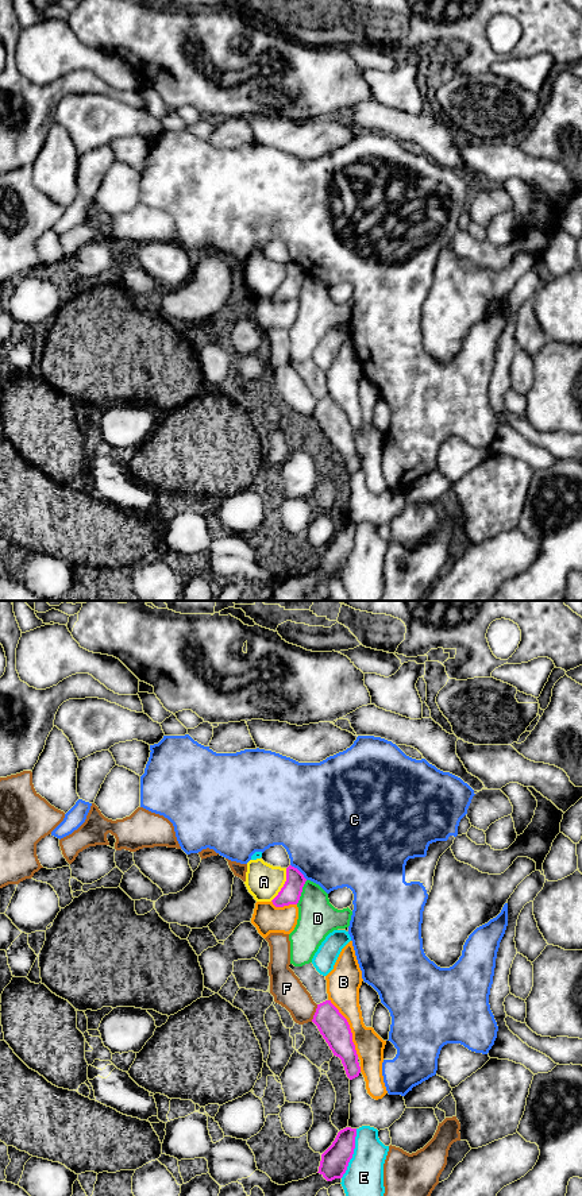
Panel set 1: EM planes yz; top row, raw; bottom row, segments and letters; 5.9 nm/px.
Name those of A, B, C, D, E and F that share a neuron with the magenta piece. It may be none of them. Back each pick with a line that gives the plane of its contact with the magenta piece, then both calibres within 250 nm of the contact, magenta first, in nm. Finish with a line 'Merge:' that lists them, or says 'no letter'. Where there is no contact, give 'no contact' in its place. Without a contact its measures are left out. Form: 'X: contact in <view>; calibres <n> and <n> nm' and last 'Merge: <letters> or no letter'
Merge: no letter

